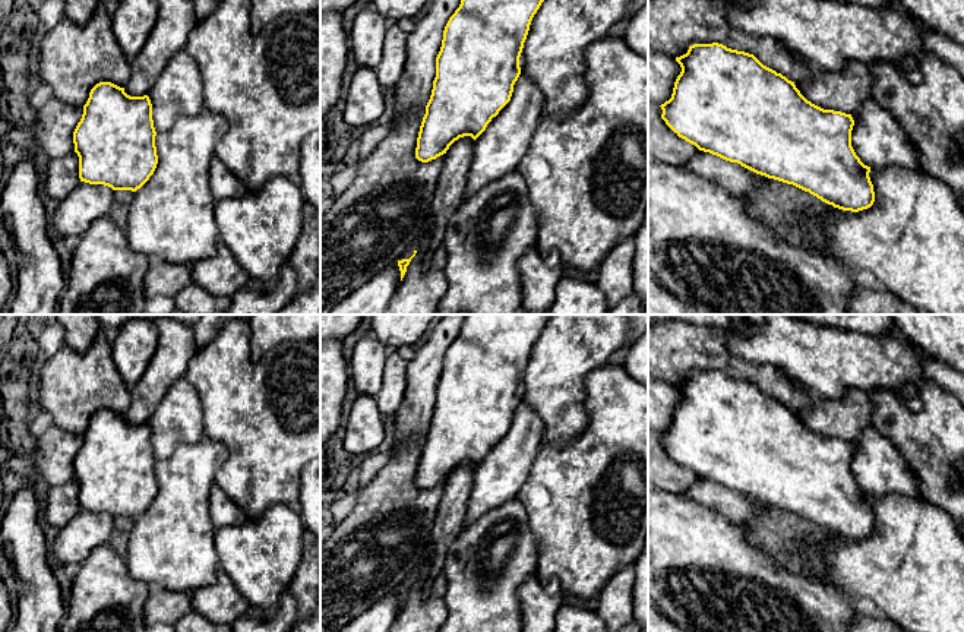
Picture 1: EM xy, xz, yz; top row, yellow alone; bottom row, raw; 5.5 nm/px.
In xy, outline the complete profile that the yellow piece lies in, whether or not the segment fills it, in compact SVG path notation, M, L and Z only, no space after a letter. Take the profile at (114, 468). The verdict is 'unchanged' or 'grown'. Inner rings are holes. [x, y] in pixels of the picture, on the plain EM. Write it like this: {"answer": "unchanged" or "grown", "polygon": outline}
{"answer": "grown", "polygon": "M161 315L155 322L158 326L157 351L140 380L130 389L130 407L123 415L111 410L97 411L83 433L82 446L73 459L80 509L104 512L113 518L136 519L157 496L157 459L152 448L152 432L146 421L171 385L186 376L189 361L197 348L193 326L174 320L168 315Z"}

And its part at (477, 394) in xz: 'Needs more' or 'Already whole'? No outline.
Needs more

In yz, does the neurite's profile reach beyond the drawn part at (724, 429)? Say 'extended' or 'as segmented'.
extended

